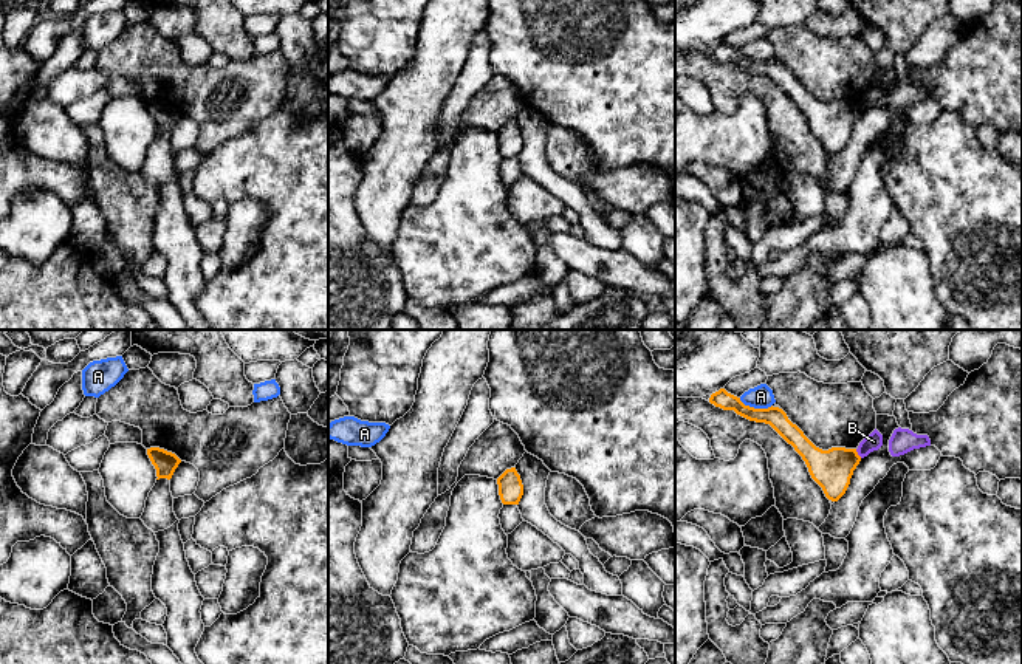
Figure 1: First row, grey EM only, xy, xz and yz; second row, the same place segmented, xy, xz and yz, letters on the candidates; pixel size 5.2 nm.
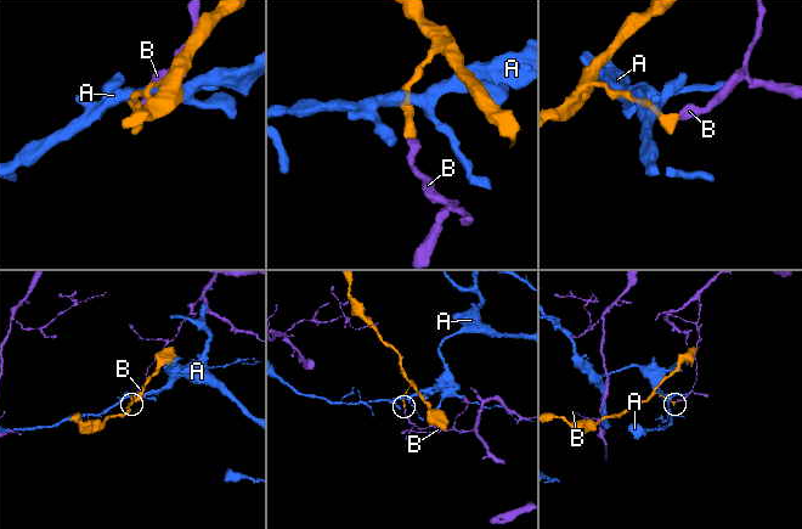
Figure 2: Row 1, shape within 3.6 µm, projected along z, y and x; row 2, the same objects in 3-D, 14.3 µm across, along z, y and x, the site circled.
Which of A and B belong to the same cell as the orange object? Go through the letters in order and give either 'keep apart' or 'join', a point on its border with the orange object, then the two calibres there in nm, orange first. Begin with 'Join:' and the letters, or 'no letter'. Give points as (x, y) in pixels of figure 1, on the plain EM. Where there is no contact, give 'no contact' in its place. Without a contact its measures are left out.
Join: no letter
A: keep apart; contact yz (756, 62); calibres 100 and 120 nm
B: keep apart; contact yz (857, 107); calibres 220 and 90 nm

